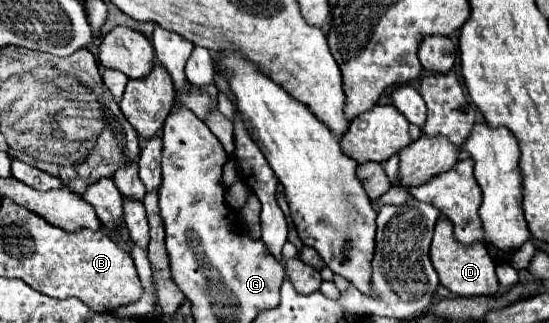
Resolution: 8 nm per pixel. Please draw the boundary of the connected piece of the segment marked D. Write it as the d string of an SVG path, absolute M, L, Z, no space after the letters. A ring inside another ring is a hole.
M439 217L435 225L435 235L431 243L431 261L439 275L441 285L445 285L451 293L459 297L477 297L477 295L497 295L499 281L495 275L495 261L489 251L479 245L463 245L453 237L453 225L447 217Z

